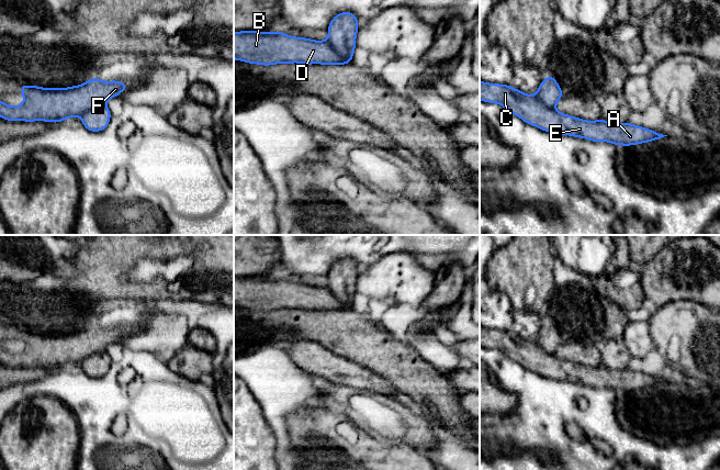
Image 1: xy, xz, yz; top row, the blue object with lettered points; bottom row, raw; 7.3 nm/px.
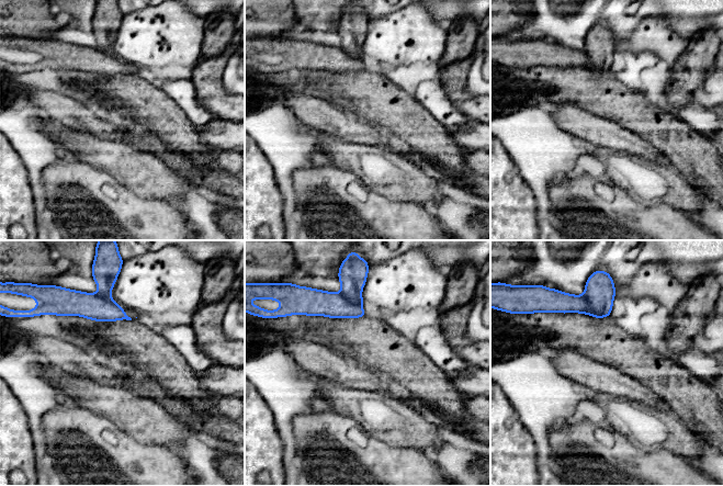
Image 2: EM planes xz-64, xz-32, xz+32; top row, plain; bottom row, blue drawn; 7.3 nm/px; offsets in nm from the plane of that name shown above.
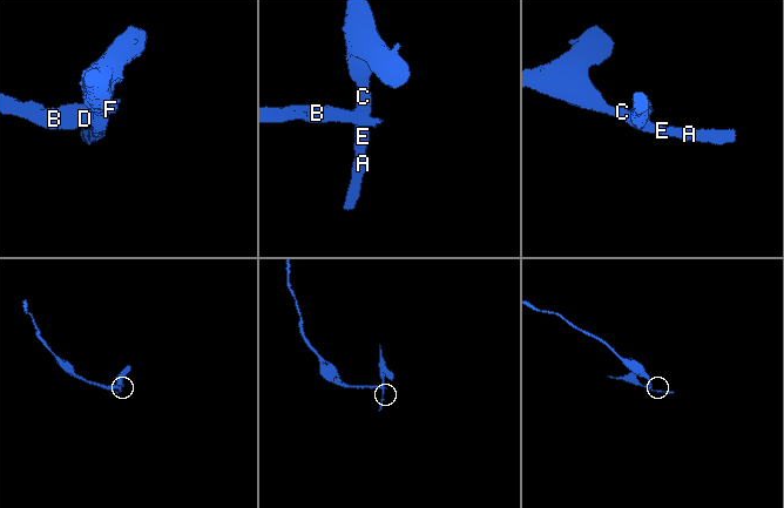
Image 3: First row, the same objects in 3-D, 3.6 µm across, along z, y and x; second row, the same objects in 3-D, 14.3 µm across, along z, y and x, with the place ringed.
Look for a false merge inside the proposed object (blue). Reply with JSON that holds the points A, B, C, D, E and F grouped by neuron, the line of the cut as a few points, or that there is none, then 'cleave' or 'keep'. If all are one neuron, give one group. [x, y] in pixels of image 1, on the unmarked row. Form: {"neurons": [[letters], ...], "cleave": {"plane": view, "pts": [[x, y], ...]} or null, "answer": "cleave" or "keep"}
{"neurons": [["A", "C", "E"], ["B", "D", "F"]], "cleave": {"plane": "xz", "pts": [[326, 287], [340, 302], [347, 303], [350, 306]]}, "answer": "cleave"}

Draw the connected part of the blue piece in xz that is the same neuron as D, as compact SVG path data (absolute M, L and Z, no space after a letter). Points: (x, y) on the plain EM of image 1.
M234 278L234 305L258 311L277 311L281 309L346 311L350 305L340 303L327 287L314 287L305 283L294 283L283 278Z

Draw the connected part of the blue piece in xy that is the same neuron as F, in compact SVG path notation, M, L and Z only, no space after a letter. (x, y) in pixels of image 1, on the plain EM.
M98 323L69 334L21 331L24 348L10 352L0 347L0 363L12 368L40 366L59 369L68 363L81 362L94 352L105 351L110 344L126 335L125 328L101 327Z

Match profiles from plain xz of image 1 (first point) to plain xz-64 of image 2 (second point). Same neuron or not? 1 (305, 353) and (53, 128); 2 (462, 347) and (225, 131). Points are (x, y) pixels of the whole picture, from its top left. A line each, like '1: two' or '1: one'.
1: two
2: two

